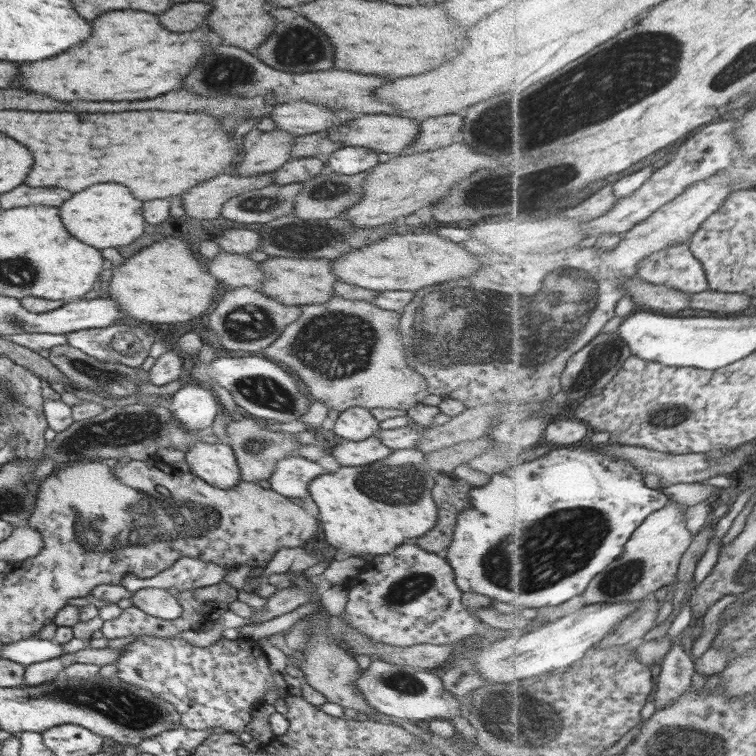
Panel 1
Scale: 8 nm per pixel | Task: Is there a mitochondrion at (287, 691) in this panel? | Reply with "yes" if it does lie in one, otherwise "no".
no

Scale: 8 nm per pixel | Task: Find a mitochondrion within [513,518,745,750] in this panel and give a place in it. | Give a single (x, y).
(622, 577)

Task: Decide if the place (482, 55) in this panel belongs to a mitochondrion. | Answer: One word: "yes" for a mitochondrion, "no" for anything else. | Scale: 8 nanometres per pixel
no

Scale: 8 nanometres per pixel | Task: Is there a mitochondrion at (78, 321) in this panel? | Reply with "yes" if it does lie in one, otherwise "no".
no

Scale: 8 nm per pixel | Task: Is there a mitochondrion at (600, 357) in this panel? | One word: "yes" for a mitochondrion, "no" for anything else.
yes

